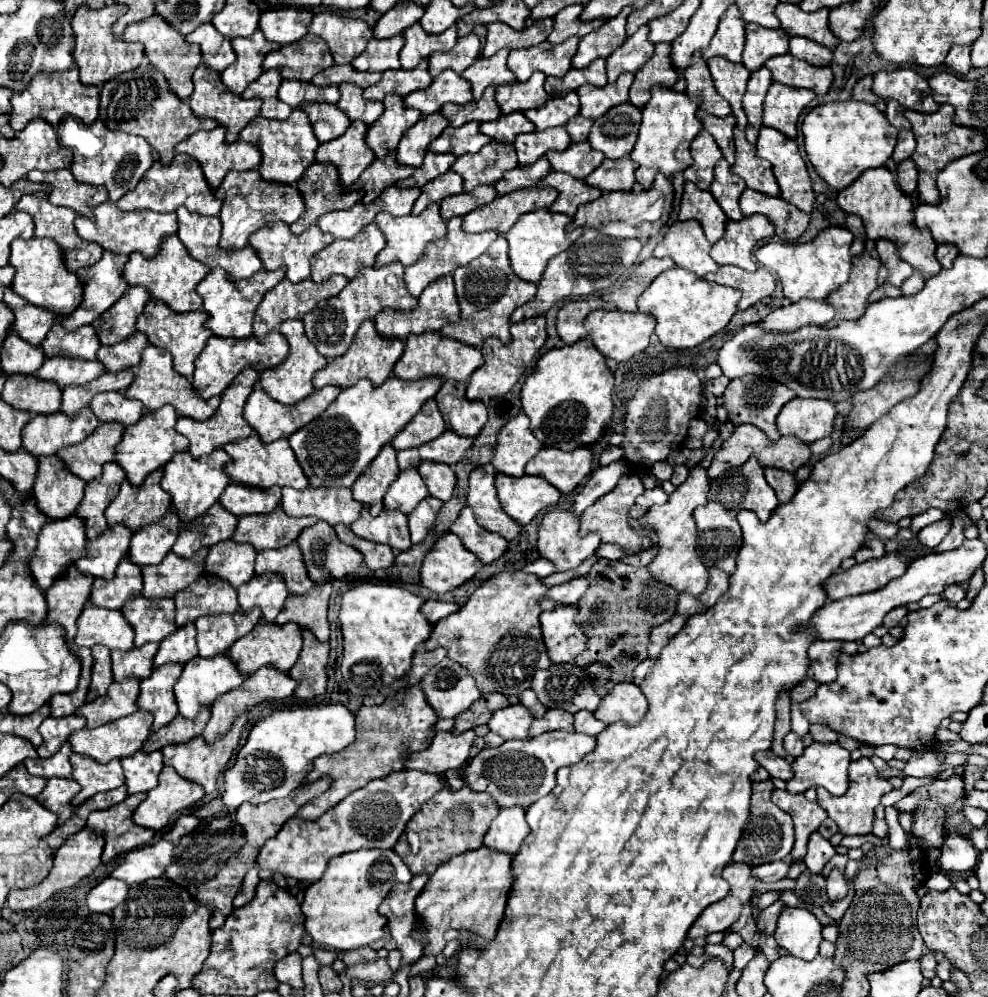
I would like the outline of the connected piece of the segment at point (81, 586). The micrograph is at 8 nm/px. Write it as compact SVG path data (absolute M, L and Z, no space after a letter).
M74 566L66 570L62 578L54 582L52 588L46 590L48 616L46 624L58 624L66 632L66 640L70 642L76 636L76 620L88 602L92 576L80 574Z

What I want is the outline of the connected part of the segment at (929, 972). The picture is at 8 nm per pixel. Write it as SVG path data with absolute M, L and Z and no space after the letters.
M932 952L924 954L924 956L920 958L920 964L922 964L922 974L924 974L924 978L930 980L930 978L936 976L936 958L934 958Z

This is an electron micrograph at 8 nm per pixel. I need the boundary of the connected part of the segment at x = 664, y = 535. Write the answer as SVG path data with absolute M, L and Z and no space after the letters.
M696 464L690 470L686 482L680 484L672 492L668 502L664 506L652 506L644 516L644 524L652 526L658 534L658 556L648 564L650 574L656 580L662 580L662 582L678 588L680 592L690 592L694 596L698 596L706 590L708 570L702 564L698 550L696 550L696 524L692 518L692 510L706 502L708 490L710 490L710 478L706 474L706 468L702 464Z

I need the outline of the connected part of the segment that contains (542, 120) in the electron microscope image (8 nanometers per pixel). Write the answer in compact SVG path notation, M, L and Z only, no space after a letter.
M576 92L566 94L564 98L548 98L548 102L540 108L526 110L524 116L532 120L536 130L548 130L554 126L564 126L572 116L580 110L580 102Z

